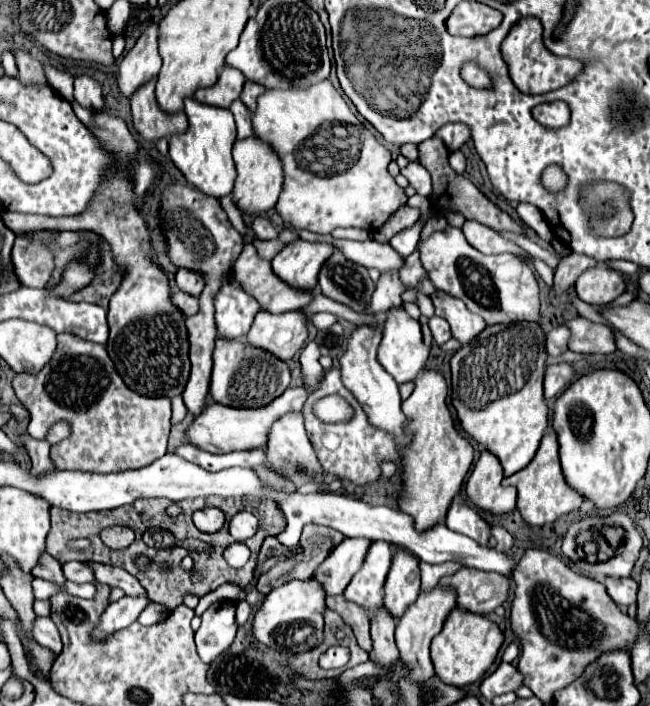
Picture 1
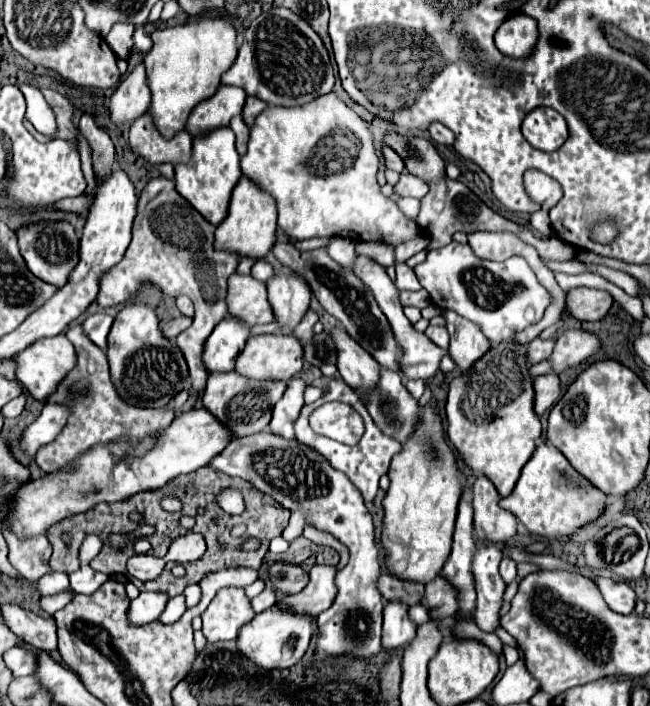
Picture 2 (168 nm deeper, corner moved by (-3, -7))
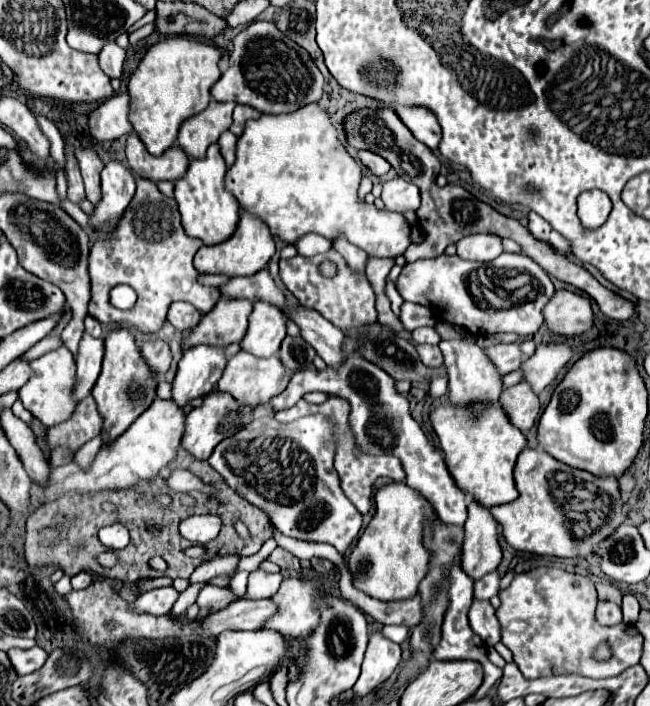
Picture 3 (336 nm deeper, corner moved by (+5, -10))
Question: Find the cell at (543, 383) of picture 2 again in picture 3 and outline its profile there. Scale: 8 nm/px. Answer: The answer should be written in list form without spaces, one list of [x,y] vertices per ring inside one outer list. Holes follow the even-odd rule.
[[[520,382],[512,388],[506,388],[502,392],[498,404],[502,406],[502,410],[506,410],[510,424],[516,426],[522,434],[526,434],[534,426],[538,412],[540,412],[538,396],[524,382]]]

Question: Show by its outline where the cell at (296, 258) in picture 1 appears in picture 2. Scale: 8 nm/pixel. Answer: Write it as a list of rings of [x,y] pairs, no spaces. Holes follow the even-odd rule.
[[[298,273],[274,275],[268,281],[268,301],[274,309],[276,321],[292,331],[310,307],[310,285]]]

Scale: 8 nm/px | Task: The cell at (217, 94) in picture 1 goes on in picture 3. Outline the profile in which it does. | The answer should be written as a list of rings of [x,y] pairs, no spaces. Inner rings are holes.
[[[212,100],[206,110],[182,122],[178,132],[178,146],[190,158],[204,158],[210,144],[216,144],[220,134],[230,128],[234,102]]]

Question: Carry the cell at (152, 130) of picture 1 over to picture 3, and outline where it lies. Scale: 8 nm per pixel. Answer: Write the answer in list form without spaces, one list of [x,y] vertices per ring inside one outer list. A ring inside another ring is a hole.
[[[136,134],[128,136],[126,158],[128,158],[130,170],[136,176],[152,180],[152,182],[162,182],[162,180],[176,182],[178,178],[186,174],[188,164],[190,164],[186,154],[178,146],[172,146],[172,150],[166,150],[162,156],[148,154]]]

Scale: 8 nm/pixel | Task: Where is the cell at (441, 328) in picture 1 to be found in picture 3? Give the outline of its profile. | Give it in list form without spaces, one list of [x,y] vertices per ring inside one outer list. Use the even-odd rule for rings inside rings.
[[[422,326],[422,328],[412,330],[412,340],[414,340],[414,344],[438,344],[440,336],[434,328]]]

